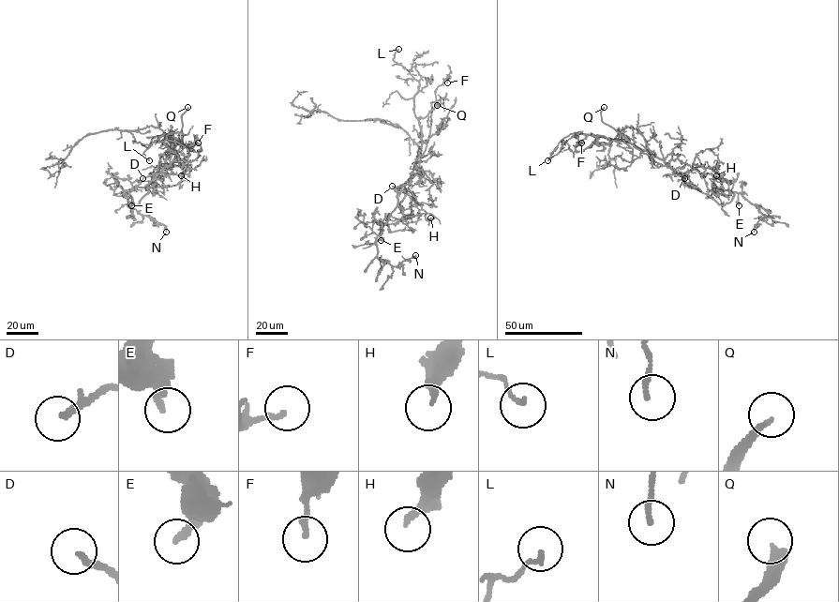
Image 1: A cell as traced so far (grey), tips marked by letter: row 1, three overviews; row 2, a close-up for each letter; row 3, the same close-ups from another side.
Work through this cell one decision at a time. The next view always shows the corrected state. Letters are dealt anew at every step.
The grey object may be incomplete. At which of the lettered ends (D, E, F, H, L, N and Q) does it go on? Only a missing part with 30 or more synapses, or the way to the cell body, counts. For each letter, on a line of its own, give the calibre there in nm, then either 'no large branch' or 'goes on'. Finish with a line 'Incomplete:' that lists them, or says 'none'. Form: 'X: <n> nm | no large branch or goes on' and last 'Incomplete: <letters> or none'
D: 200 nm | goes on
E: 200 nm | no large branch
F: 160 nm | no large branch
H: 200 nm | no large branch
L: 140 nm | no large branch
N: 160 nm | no large branch
Q: 280 nm | goes on
Incomplete: D, Q

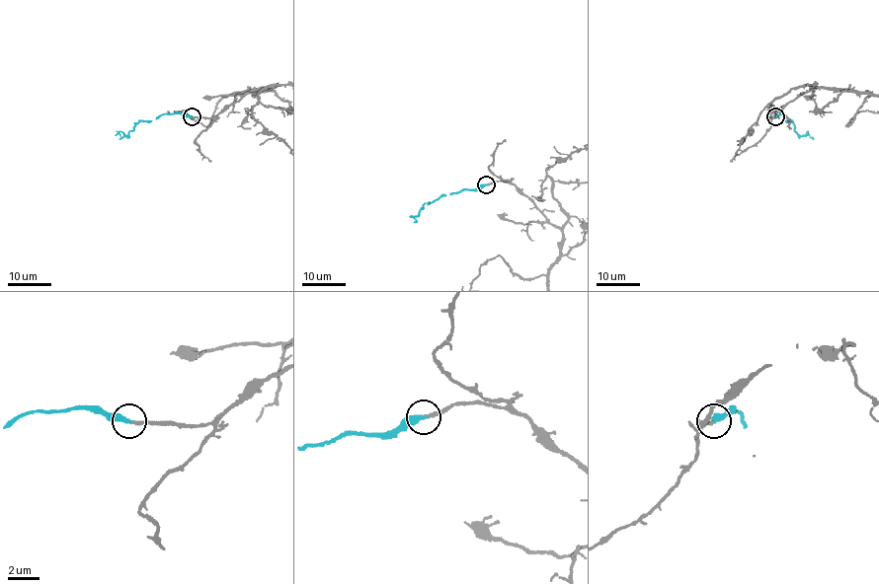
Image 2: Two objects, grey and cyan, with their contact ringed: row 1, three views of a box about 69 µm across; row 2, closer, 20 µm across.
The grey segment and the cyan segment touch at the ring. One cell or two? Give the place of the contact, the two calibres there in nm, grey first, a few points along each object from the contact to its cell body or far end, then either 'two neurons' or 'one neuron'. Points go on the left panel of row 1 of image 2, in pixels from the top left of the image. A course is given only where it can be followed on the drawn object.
at (192, 116); 200 nm thick on the grey side, 380 nm on the other; cyan runs (191, 116), (164, 113), (152, 121), (139, 121), (125, 136), (120, 131), (119, 138); one neuron

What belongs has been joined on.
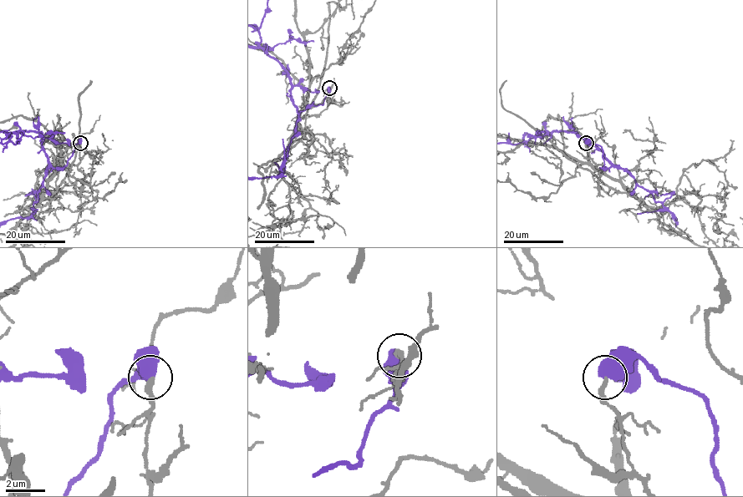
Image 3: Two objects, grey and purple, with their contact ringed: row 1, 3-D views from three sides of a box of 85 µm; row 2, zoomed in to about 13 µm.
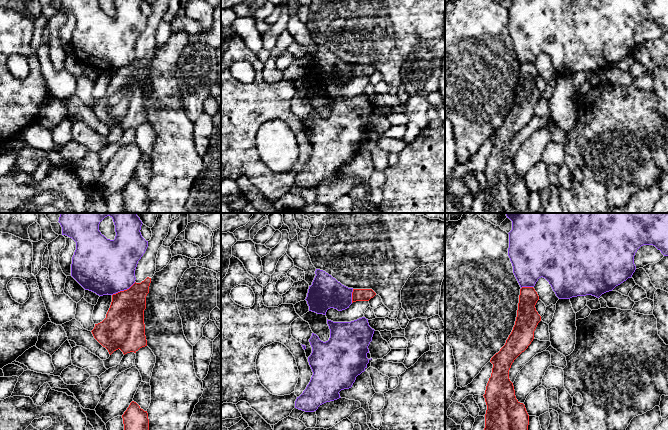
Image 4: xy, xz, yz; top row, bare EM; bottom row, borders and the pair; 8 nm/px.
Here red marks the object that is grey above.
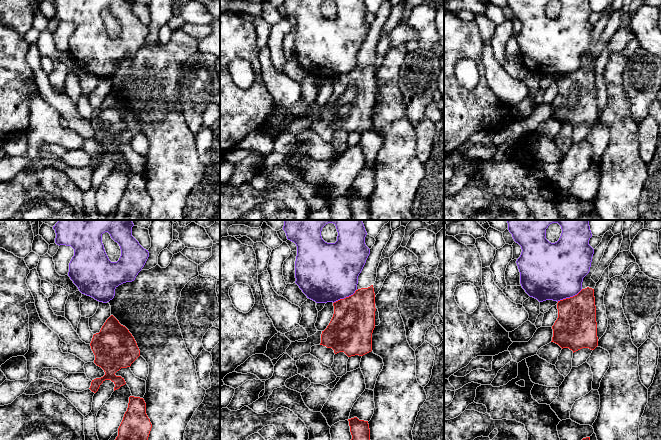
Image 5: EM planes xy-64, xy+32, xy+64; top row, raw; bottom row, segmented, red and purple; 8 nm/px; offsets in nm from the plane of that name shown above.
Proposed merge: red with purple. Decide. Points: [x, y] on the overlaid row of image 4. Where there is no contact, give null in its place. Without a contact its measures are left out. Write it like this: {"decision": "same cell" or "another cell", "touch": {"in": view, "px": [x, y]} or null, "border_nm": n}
{"decision": "another cell", "touch": {"in": "xy", "px": [124, 290]}, "border_nm": 220}

